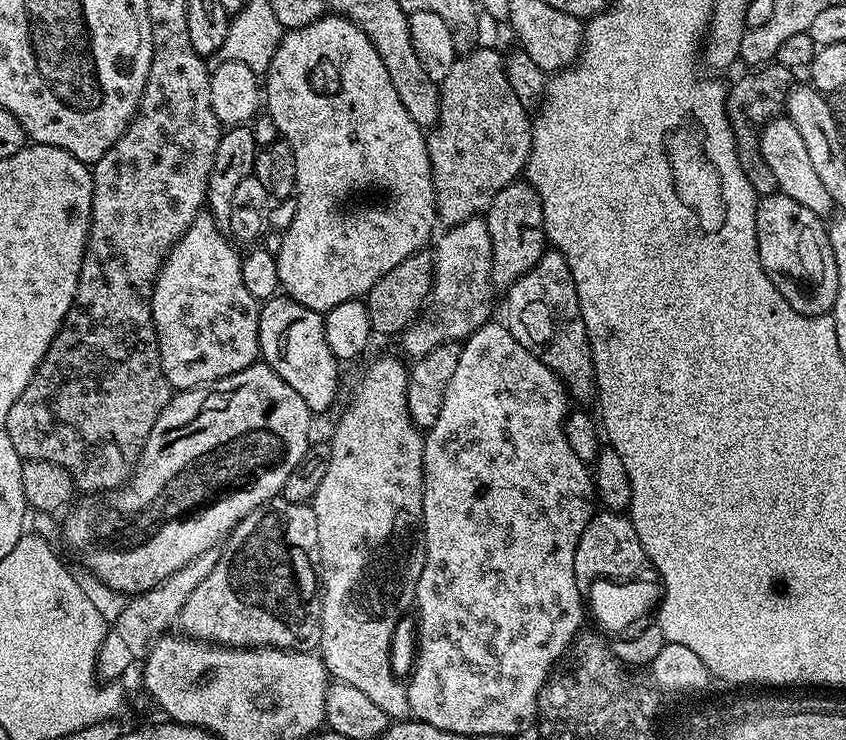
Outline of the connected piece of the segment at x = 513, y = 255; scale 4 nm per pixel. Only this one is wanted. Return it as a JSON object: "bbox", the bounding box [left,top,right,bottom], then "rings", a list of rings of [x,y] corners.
{"bbox":[486,178,546,290],"rings":[[[517,178],[511,184],[498,190],[498,198],[490,202],[486,213],[490,238],[492,239],[492,283],[497,289],[507,290],[511,288],[518,278],[522,278],[541,260],[546,251],[546,237],[544,234],[544,215],[542,214],[542,202],[529,184],[527,179]]]}

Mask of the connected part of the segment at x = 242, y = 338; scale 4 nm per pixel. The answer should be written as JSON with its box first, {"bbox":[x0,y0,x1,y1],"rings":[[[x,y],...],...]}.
{"bbox":[152,214,261,390],"rings":[[[201,214],[194,218],[194,222],[184,231],[182,238],[178,238],[178,242],[168,252],[164,265],[160,268],[160,273],[156,275],[156,285],[152,295],[152,317],[154,318],[154,326],[158,334],[162,370],[173,389],[187,390],[190,388],[202,388],[205,384],[213,384],[214,381],[226,378],[230,374],[238,374],[242,370],[246,370],[250,365],[257,363],[260,356],[258,326],[260,325],[261,305],[254,295],[246,290],[246,285],[242,280],[242,256],[241,253],[236,253],[232,247],[234,247],[233,241],[221,229],[216,227],[212,217],[208,214]]]}

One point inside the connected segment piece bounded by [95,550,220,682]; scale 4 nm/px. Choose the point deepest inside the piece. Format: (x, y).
(147, 615)

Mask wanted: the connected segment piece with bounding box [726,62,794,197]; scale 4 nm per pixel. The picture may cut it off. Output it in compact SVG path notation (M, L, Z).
M775 62L767 66L748 70L741 80L736 80L726 92L726 114L736 139L738 162L742 166L742 174L750 178L750 186L754 186L757 197L771 196L777 191L774 173L766 166L766 158L762 158L760 149L760 131L764 126L784 112L784 104L788 101L788 91L794 86L794 73Z

